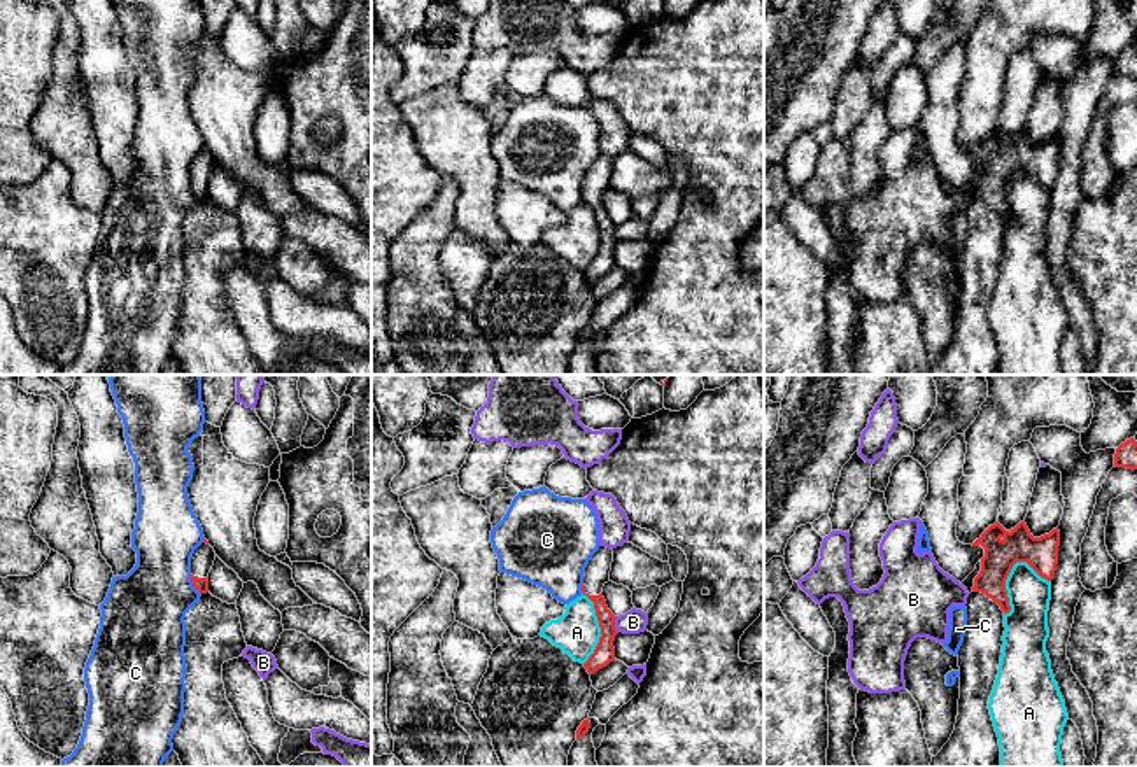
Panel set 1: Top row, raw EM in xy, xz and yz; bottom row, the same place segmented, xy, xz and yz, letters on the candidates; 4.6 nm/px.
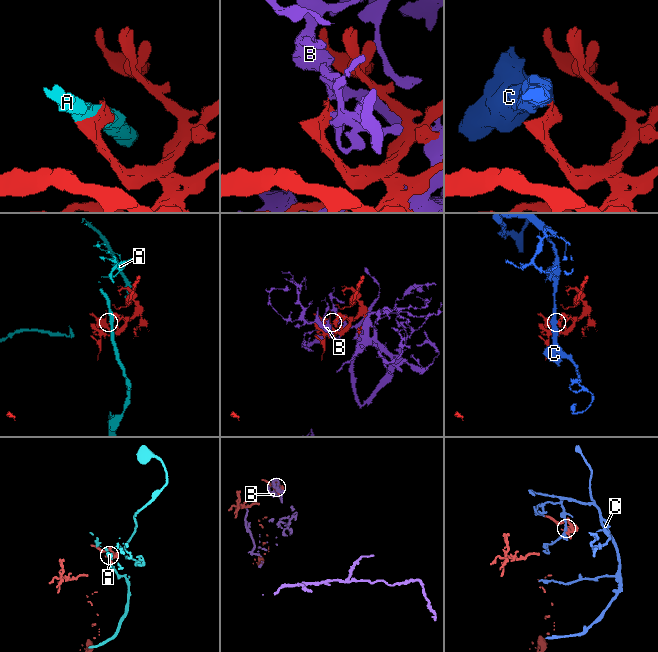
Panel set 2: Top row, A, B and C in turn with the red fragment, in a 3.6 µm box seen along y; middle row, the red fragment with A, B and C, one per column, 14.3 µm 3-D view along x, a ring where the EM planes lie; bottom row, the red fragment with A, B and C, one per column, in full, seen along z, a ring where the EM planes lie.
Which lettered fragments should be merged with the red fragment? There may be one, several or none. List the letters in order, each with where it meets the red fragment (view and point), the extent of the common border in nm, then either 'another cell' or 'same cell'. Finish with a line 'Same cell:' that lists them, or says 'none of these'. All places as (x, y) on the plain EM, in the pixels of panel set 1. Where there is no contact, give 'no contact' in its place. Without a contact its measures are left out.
A: meets red in yz at (1004, 193); contact 280 nm long; another cell
B: meets red in xz at (614, 233); contact 80 nm long; another cell
C: meets red in xy at (193, 193); contact 110 nm long; another cell
Same cell: none of these

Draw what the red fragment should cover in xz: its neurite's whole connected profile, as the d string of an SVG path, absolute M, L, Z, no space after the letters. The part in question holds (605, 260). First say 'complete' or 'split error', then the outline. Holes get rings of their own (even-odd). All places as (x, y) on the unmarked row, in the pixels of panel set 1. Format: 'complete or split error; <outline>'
split error; M599 154L599 158L589 168L585 180L583 180L583 203L587 203L594 210L596 224L601 235L601 245L583 271L589 282L597 280L599 277L606 275L610 270L615 268L615 256L613 249L618 242L615 236L615 222L608 217L606 208L603 205L603 194L610 189L610 179L613 170L613 158L606 154Z

